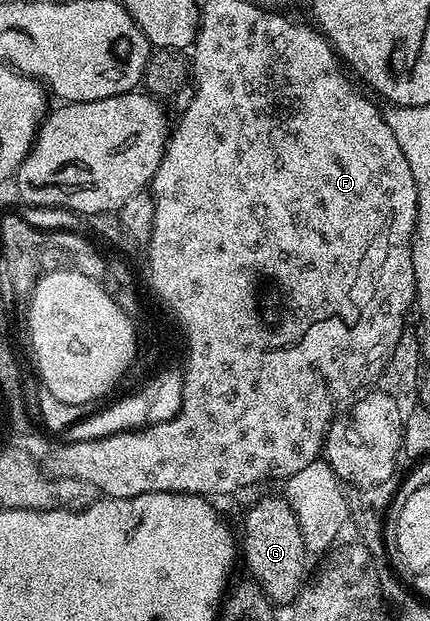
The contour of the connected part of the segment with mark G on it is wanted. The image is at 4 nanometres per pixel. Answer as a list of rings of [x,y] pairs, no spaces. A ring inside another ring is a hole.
[[[286,497],[263,498],[247,510],[243,518],[241,554],[247,557],[247,566],[251,569],[250,577],[259,583],[272,603],[294,603],[305,582],[303,573],[307,570],[309,555],[305,540],[301,540],[301,528],[293,508],[289,508]]]

